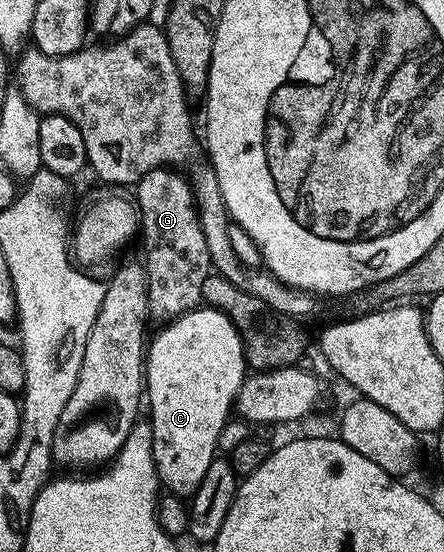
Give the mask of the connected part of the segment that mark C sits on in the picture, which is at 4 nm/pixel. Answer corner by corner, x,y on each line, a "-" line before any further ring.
198,306
168,321
157,333
152,333
145,349
144,399
149,404
147,422
153,427
153,461
158,481
170,493
182,498
192,497
207,474
207,466
218,455
220,431
230,419
237,395
247,375
245,346
241,333
218,308

